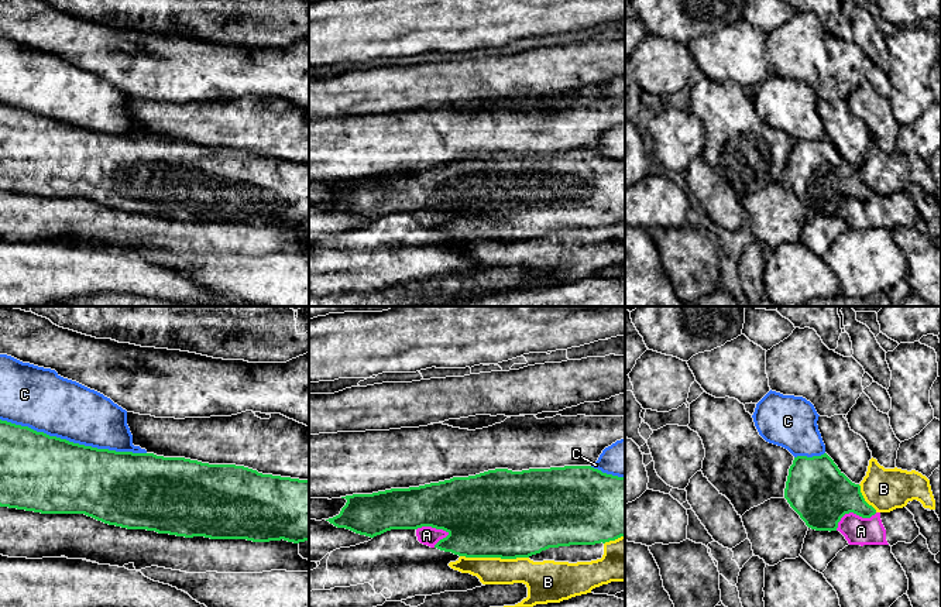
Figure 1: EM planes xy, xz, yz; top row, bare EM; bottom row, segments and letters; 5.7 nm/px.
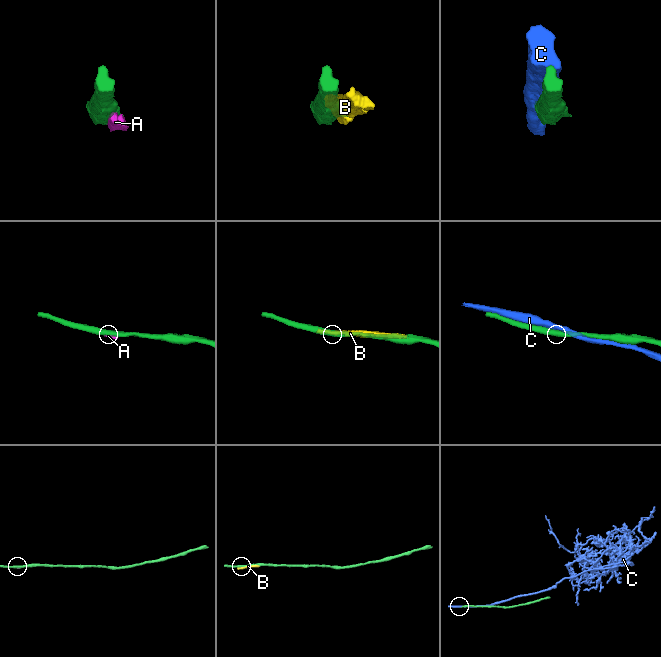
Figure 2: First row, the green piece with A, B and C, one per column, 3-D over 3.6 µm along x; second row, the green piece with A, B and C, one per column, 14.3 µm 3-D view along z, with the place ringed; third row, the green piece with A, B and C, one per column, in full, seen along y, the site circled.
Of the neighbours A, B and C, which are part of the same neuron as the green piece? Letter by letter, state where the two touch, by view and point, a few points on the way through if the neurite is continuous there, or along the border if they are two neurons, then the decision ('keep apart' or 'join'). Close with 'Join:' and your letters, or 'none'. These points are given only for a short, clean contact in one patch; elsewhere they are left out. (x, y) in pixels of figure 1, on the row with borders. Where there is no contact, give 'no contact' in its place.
A: contact xz (433, 527); keep apart
B: contact xz (494, 556); keep apart
C: contact xy (72, 442); keep apart
Join: none

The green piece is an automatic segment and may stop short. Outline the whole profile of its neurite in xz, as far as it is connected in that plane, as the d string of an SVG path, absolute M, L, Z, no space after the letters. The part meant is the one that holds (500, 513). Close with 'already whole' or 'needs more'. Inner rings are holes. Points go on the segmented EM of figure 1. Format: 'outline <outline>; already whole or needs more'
outline M564 466L512 471L488 470L468 477L430 483L409 488L391 488L372 494L341 497L347 503L340 514L329 518L337 528L374 538L391 529L418 529L432 527L449 535L435 548L466 558L529 558L549 548L595 545L625 536L625 477L602 473L591 466Z; already whole

